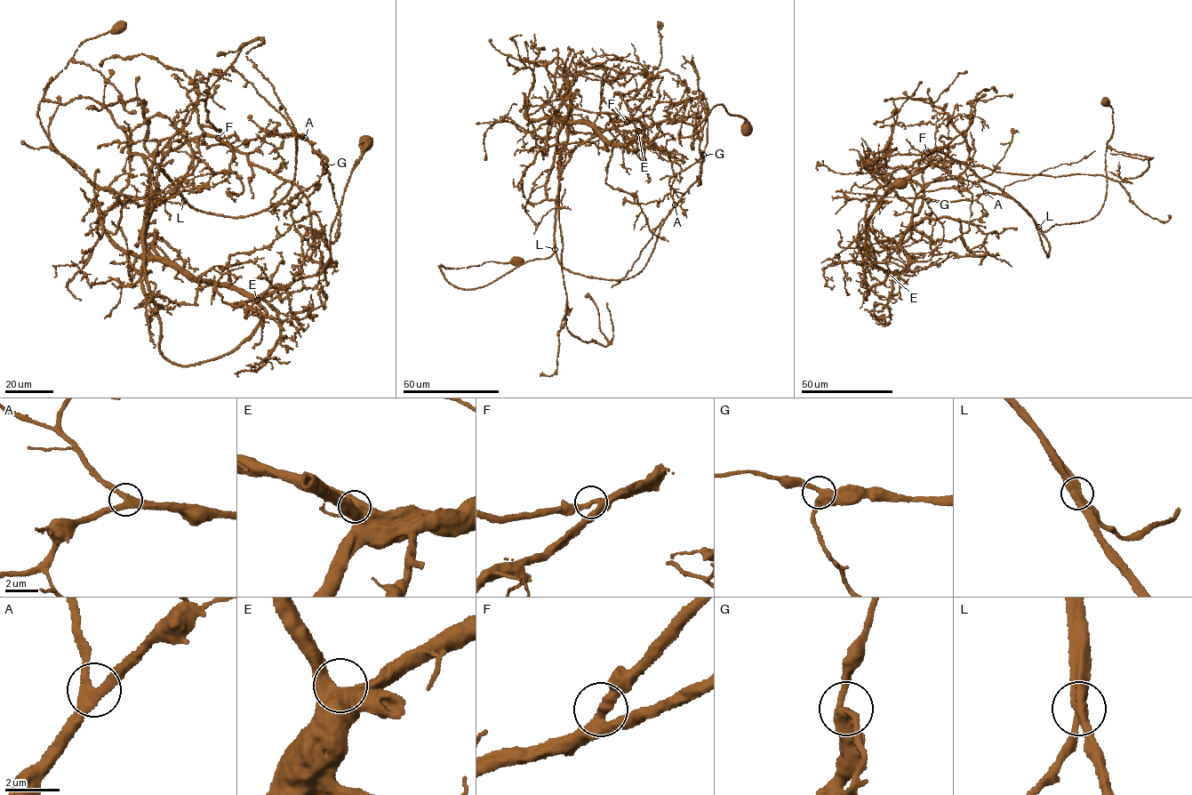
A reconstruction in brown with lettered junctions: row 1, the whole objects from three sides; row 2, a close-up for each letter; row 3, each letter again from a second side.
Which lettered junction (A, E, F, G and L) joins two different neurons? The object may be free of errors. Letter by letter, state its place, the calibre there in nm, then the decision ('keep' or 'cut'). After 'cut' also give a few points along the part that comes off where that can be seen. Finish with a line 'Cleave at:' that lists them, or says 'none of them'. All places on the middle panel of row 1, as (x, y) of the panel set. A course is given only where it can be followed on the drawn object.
A: place (675, 204); calibre 320 nm; keep
E: place (638, 131); calibre 500 nm; keep
F: place (627, 122); calibre 320 nm; cut; course (627, 122), (600, 132), (572, 154), (561, 174), (550, 256), (469, 289), (451, 285), (439, 267), (524, 260)
G: place (703, 155); calibre 420 nm; keep
L: place (555, 249); calibre 380 nm; keep
Cleave at: F

